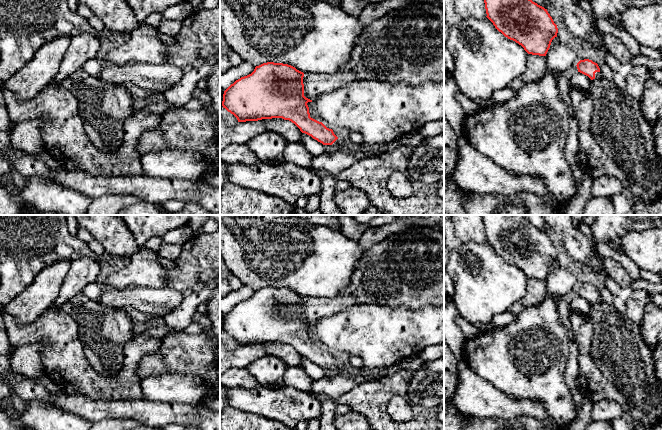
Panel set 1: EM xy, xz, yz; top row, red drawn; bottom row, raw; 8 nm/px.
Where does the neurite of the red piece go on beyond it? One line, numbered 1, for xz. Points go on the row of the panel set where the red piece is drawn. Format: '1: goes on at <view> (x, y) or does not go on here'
1: goes on at xz (374, 149)

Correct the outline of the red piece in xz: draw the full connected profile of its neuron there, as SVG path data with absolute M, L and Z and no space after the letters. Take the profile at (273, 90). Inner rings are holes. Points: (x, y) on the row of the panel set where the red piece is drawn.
M267 62L231 84L223 94L222 106L233 114L238 122L282 118L294 123L302 133L323 145L343 146L355 152L370 153L371 157L391 152L401 145L384 147L381 144L351 144L340 140L332 129L310 117L308 102L304 96L304 73L295 67Z

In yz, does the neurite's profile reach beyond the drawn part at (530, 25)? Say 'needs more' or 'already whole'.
already whole

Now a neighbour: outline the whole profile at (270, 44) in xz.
M220 0L220 33L223 35L229 47L241 56L241 58L253 66L263 63L283 63L295 67L303 73L334 74L344 68L351 57L354 46L361 35L363 25L358 17L347 14L341 7L328 2L316 2L313 0Z

